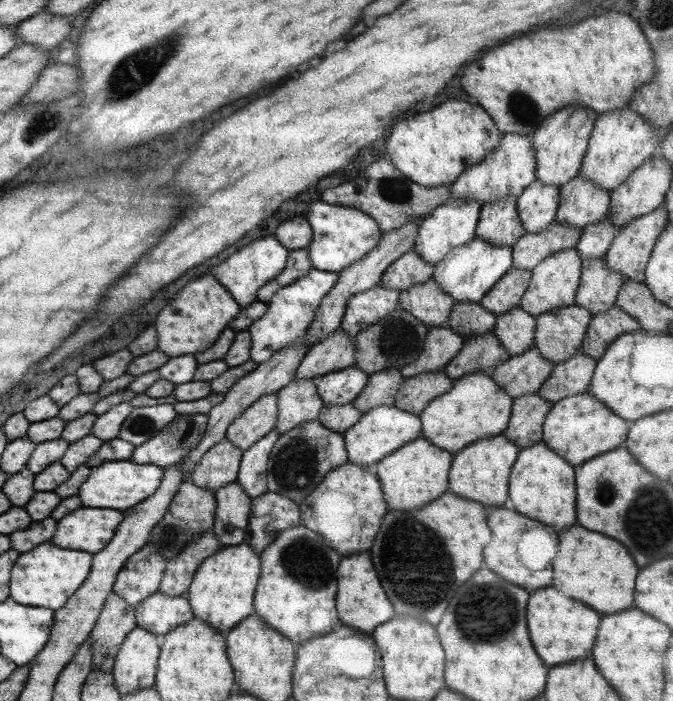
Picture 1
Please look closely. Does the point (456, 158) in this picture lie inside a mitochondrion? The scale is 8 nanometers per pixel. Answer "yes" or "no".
no

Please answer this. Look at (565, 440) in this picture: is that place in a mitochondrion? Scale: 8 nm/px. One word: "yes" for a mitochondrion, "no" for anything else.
no

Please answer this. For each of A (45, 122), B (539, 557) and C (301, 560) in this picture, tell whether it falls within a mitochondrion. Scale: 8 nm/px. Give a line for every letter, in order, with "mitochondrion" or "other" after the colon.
A: mitochondrion
B: other
C: mitochondrion

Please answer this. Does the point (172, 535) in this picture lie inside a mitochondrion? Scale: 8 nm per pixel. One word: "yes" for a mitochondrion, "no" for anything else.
yes

